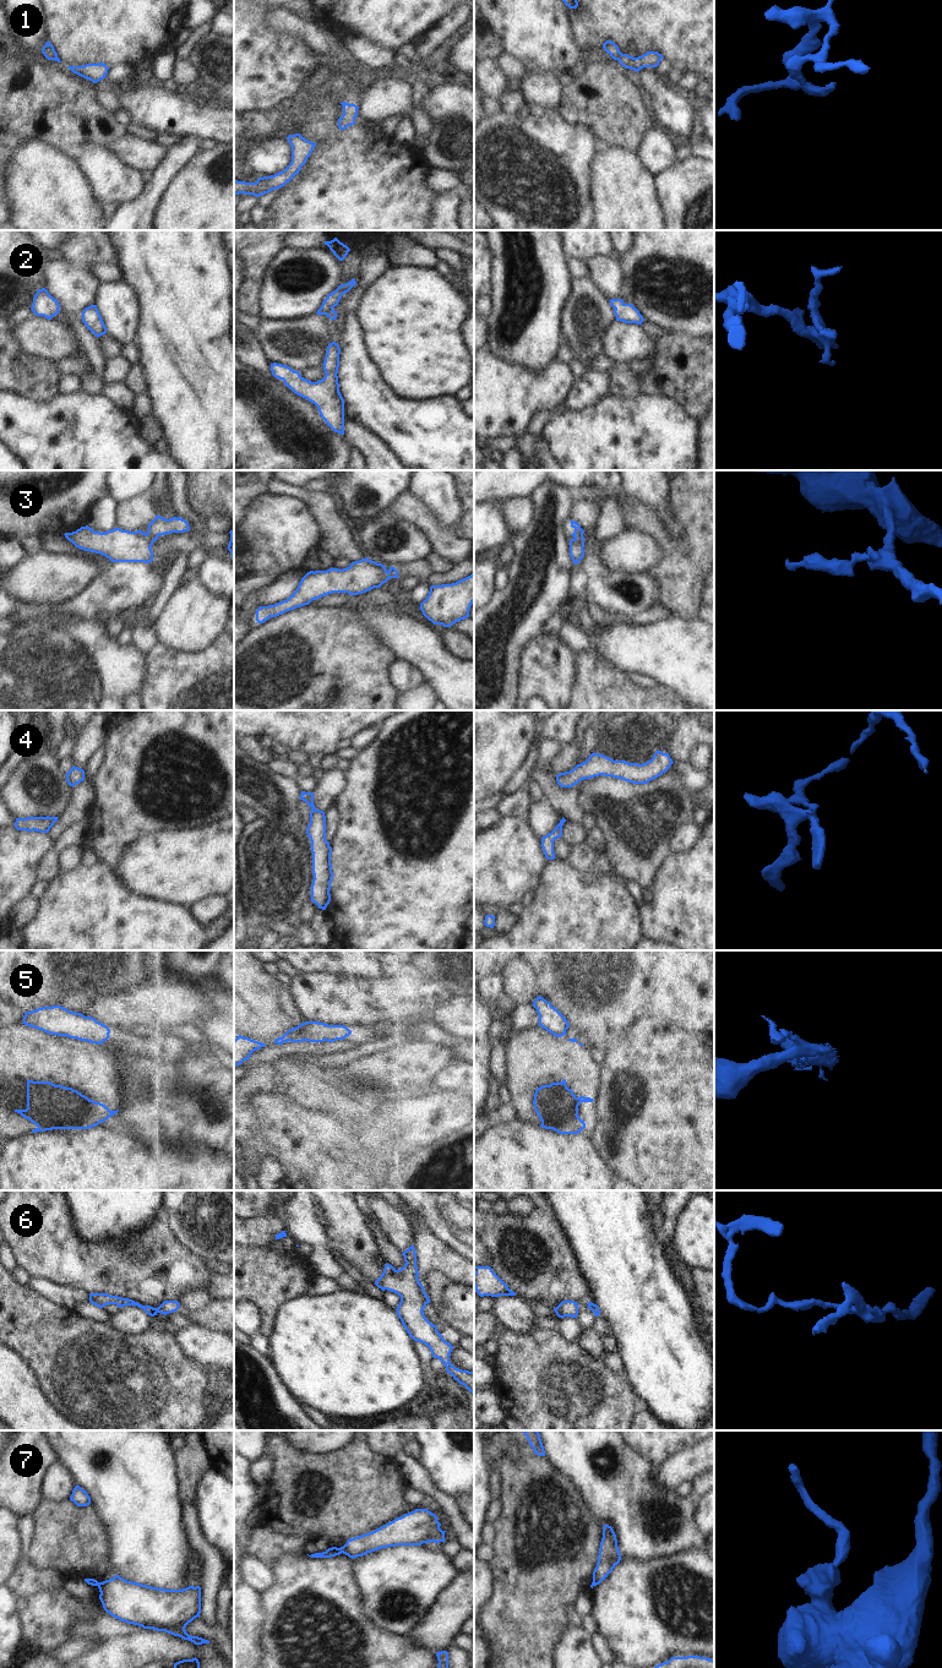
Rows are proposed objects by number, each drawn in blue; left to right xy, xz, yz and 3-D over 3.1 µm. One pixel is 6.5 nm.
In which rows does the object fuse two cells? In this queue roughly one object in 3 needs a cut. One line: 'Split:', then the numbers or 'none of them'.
Split: 3, 5, 7

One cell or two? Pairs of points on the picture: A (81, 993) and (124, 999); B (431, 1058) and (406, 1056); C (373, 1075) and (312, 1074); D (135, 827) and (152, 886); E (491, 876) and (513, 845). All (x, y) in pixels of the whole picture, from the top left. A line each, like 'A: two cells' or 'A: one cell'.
A: two cells
B: two cells
C: one cell
D: two cells
E: one cell

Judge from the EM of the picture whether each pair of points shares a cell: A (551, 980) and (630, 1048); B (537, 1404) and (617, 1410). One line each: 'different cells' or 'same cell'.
A: different cells
B: same cell

